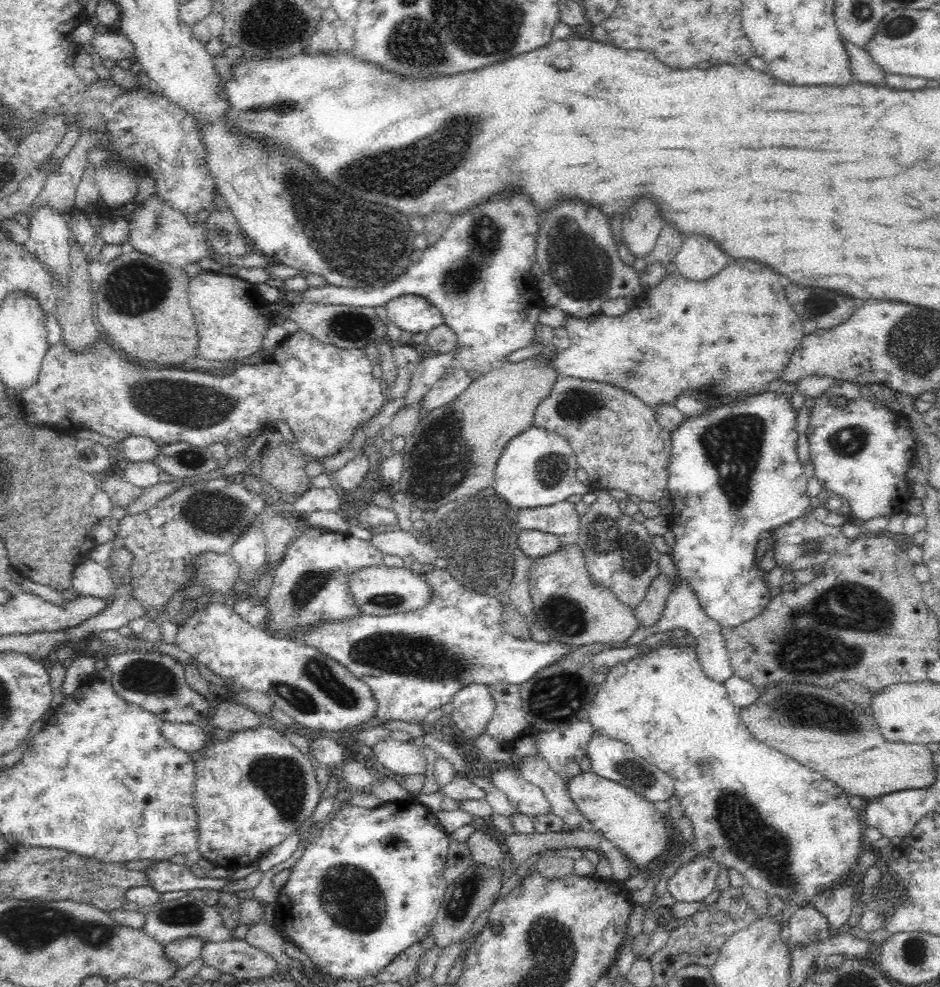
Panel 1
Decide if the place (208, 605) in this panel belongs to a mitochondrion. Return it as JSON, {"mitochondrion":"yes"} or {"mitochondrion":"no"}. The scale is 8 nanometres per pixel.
{"mitochondrion":"no"}

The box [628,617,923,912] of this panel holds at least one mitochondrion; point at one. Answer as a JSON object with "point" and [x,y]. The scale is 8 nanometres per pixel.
{"point":[746,835]}

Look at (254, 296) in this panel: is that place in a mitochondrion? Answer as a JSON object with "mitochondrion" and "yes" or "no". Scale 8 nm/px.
{"mitochondrion":"no"}

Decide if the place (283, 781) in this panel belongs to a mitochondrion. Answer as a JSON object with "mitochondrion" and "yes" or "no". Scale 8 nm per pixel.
{"mitochondrion":"yes"}

